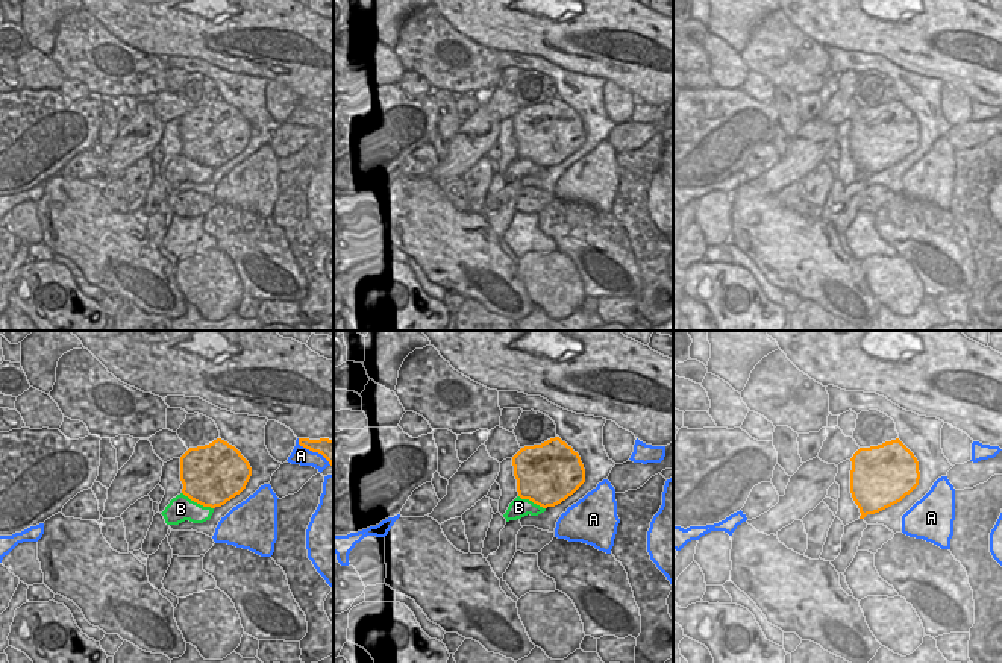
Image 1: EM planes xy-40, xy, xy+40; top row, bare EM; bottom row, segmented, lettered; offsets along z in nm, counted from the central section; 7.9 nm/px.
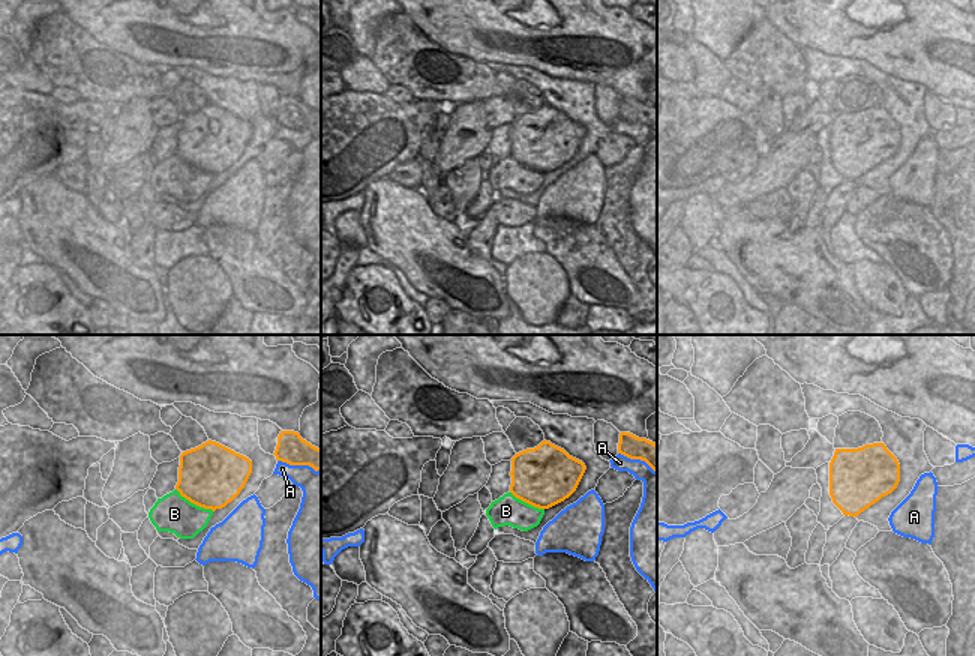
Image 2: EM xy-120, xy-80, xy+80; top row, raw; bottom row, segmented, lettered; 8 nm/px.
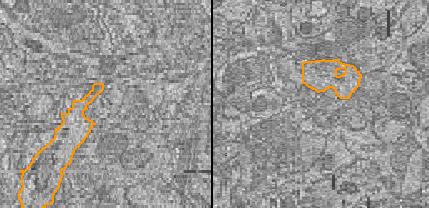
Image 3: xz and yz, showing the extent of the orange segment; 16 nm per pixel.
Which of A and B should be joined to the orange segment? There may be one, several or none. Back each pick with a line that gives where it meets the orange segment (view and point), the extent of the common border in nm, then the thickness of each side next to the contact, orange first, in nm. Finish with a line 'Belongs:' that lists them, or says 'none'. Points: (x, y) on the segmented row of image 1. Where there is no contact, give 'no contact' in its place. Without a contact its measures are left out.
B: xy-40 (197, 502) | 280 nm | 480/200 nm
Belongs: B

